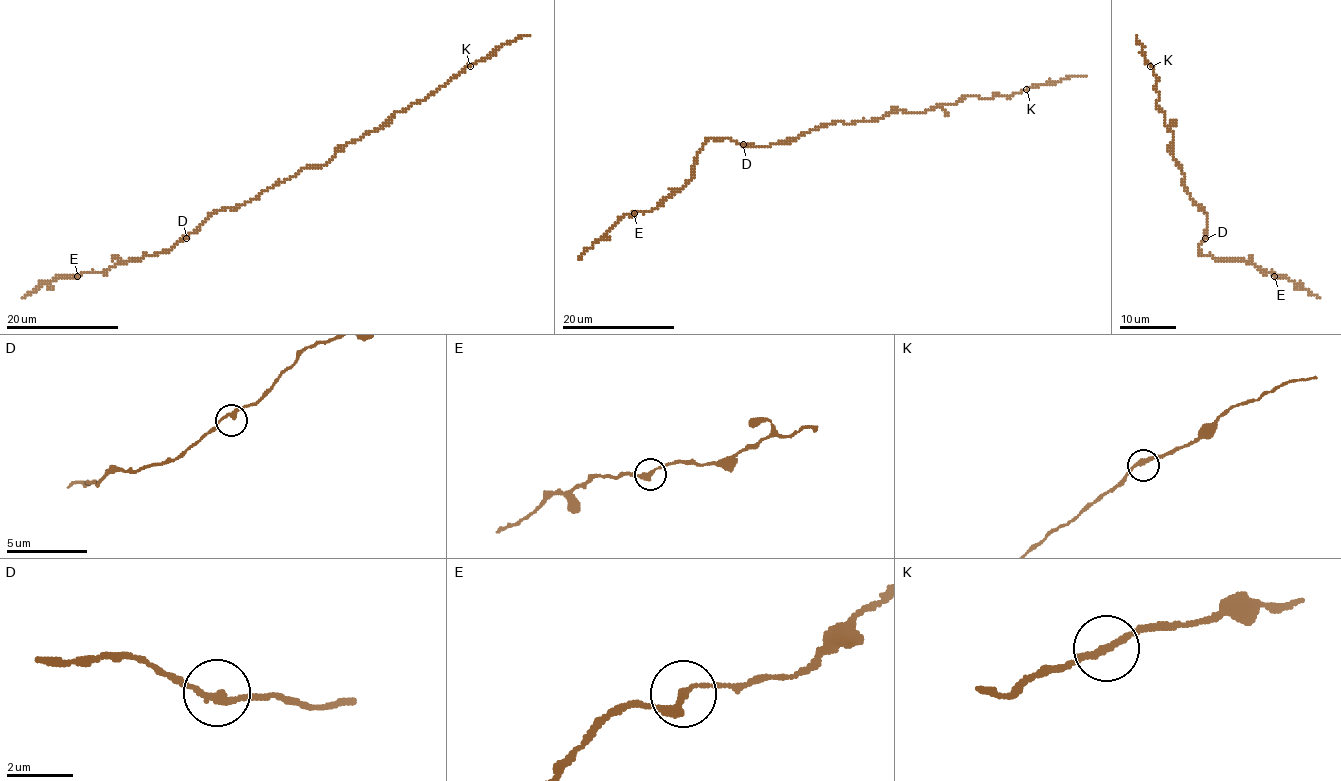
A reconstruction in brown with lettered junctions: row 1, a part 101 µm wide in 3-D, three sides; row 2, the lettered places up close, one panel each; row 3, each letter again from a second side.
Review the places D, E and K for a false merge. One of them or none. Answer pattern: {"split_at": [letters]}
{"split_at": []}

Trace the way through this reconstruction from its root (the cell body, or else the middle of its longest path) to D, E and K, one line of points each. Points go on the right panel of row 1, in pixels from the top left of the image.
D: (1186, 191), (1206, 214), (1205, 238)
E: (1186, 191), (1206, 214), (1208, 226), (1199, 256), (1244, 260), (1274, 276)
K: (1186, 191), (1184, 173), (1171, 152), (1172, 133), (1157, 105), (1158, 78), (1150, 66)

